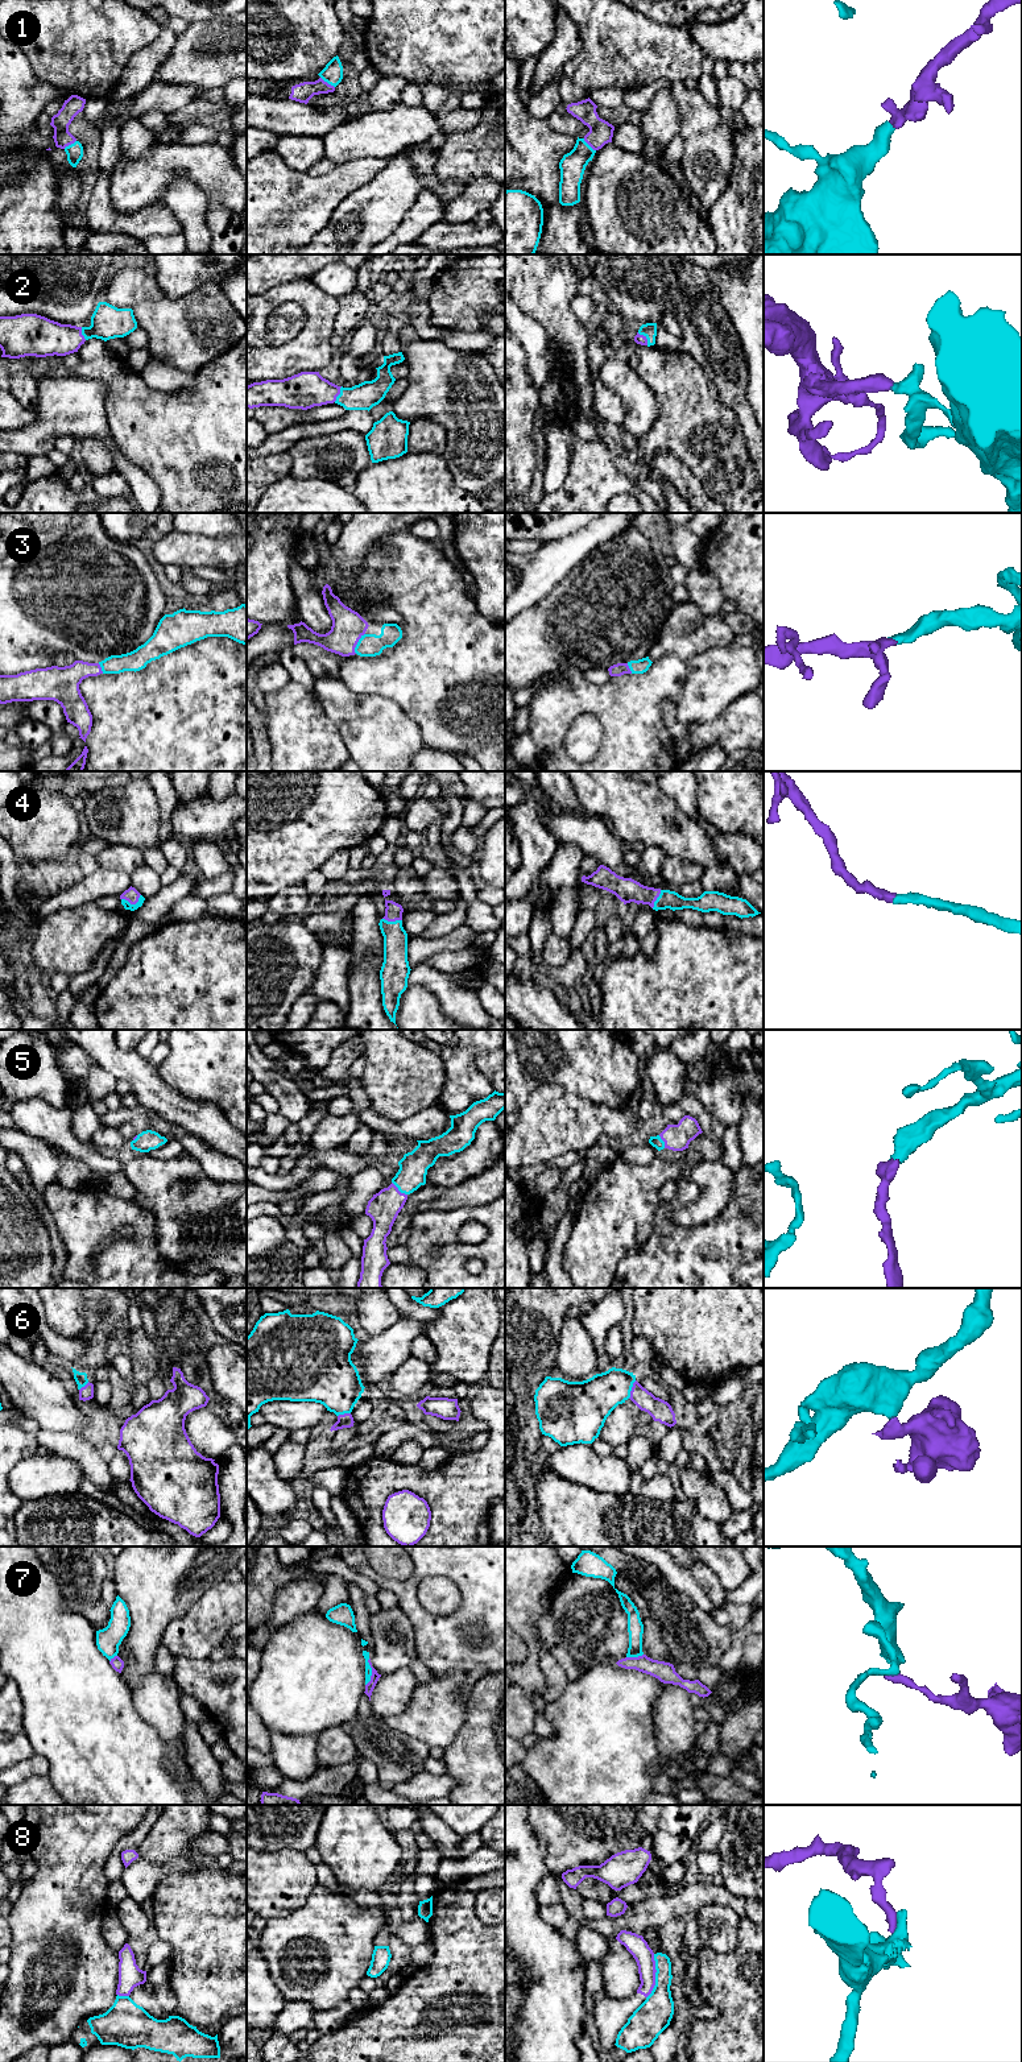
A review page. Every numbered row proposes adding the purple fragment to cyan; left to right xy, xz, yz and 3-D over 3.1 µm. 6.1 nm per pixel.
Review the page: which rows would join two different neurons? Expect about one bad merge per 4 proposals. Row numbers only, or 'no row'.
7, 8

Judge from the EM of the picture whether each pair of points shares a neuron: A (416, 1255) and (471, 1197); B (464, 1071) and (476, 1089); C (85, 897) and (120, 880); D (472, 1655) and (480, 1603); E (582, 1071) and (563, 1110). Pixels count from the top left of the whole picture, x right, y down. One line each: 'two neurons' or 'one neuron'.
A: two neurons
B: one neuron
C: one neuron
D: one neuron
E: two neurons

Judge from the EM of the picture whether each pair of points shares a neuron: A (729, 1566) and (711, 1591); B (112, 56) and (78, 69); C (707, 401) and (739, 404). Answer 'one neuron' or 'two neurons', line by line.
A: two neurons
B: one neuron
C: two neurons

